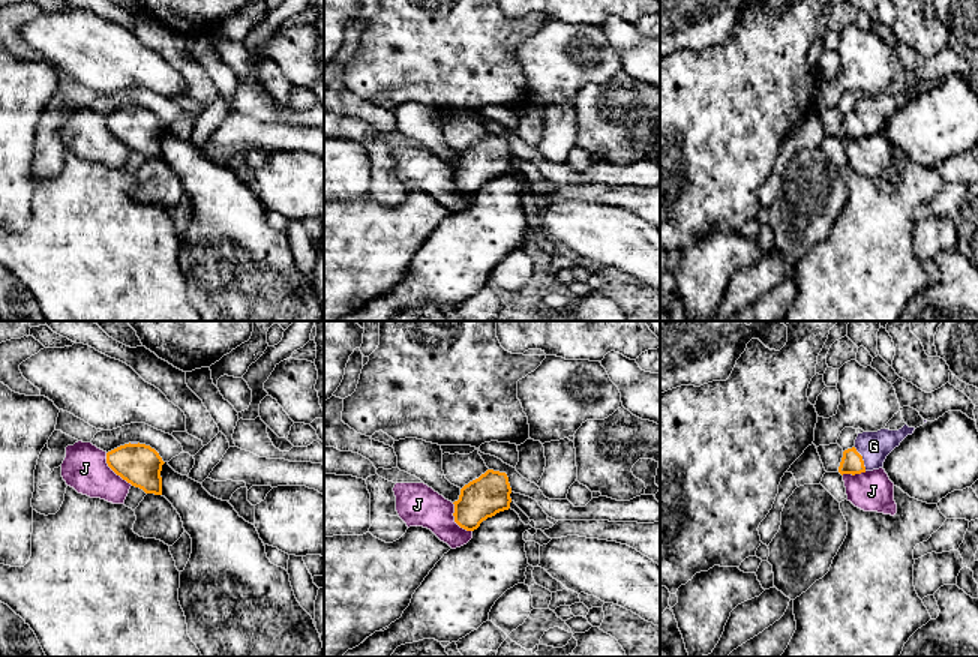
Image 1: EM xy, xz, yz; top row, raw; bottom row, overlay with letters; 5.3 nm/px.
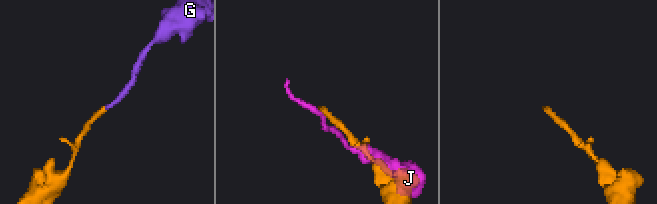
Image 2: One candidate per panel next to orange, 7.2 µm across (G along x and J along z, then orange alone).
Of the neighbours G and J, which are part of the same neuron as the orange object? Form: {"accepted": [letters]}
{"accepted": ["G"]}

